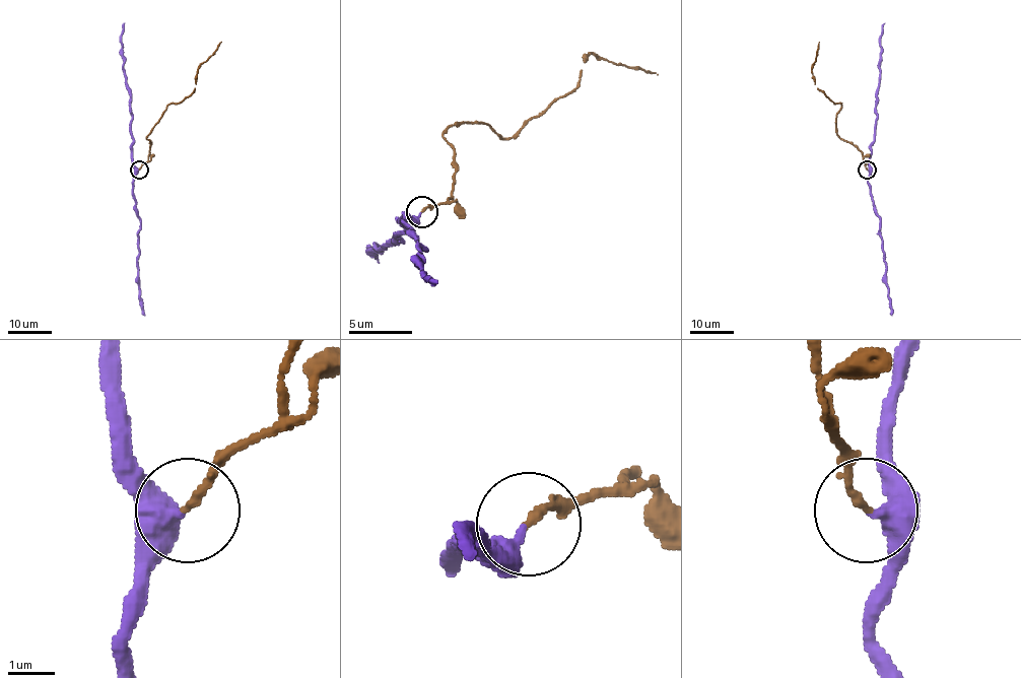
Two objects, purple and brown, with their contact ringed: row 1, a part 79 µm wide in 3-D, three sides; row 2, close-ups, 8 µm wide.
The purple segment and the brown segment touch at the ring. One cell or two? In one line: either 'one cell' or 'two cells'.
one cell

